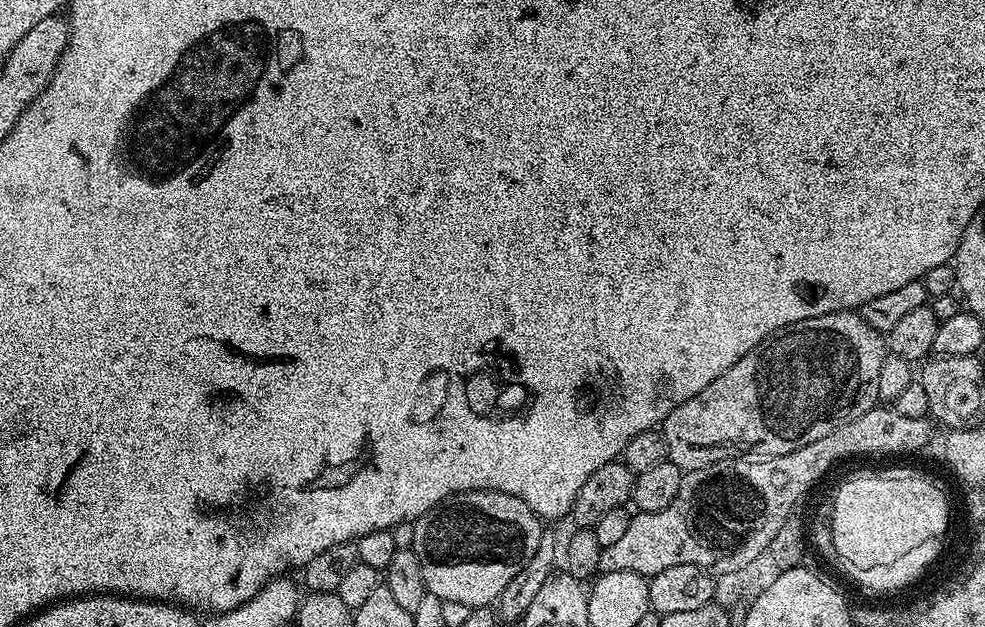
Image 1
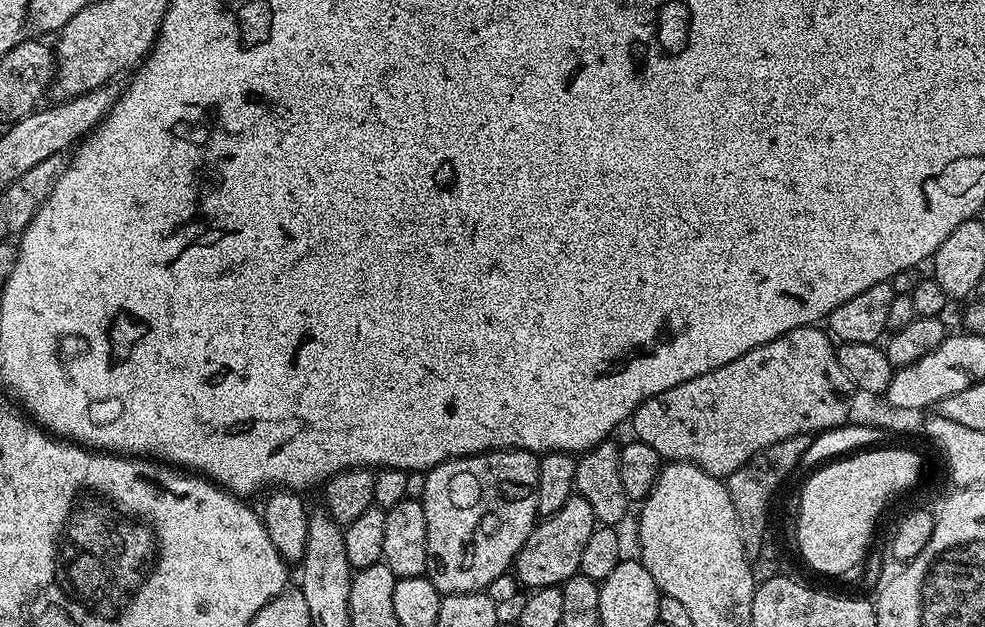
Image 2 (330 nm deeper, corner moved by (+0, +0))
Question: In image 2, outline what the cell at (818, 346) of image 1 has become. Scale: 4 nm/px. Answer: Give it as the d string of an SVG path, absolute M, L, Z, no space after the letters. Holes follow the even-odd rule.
M820 326L795 328L778 338L774 338L770 342L766 342L762 346L758 346L754 350L750 350L746 354L742 354L742 358L734 358L734 362L726 362L726 366L718 366L718 370L710 370L710 374L702 374L698 378L690 378L690 382L682 382L662 394L654 394L654 398L646 398L646 402L642 402L637 406L636 411L630 417L630 425L632 424L631 435L637 440L646 442L646 446L650 446L665 461L685 460L687 464L698 465L702 470L710 473L711 476L727 478L746 461L751 460L756 453L766 450L786 438L817 434L826 431L828 428L838 427L845 423L848 419L853 393L854 389L850 378L846 378L846 370L842 370L842 366L838 366L836 344L833 337Z

